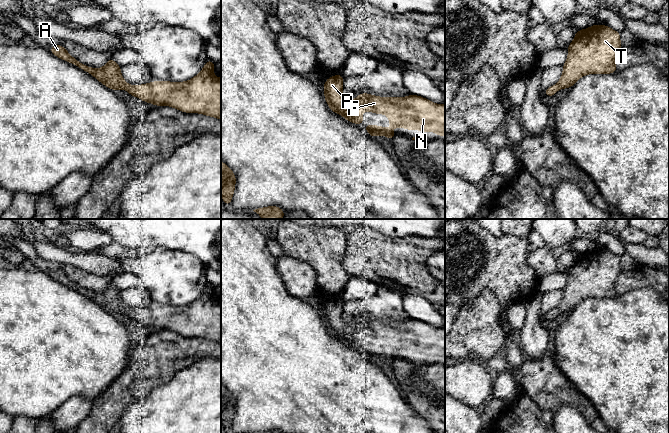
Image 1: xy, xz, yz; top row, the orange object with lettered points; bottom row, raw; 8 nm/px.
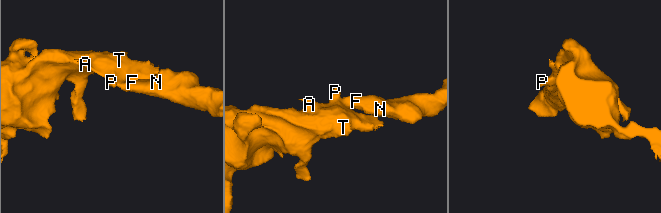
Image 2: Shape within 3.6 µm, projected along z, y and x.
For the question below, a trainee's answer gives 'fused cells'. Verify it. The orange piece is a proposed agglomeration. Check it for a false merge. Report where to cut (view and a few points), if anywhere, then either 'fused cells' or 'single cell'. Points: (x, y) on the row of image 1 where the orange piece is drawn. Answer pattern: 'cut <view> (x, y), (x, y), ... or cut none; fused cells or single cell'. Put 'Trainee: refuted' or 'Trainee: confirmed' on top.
Trainee: refuted
cut none; single cell

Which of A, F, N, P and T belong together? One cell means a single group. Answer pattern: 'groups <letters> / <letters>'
groups A F N P T

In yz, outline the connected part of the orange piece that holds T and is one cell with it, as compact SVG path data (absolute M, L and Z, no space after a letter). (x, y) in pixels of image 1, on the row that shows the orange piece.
M602 24L577 30L574 40L567 46L568 57L562 66L563 73L556 85L544 90L545 95L554 96L559 89L571 88L588 74L615 73L615 58L622 47L620 35Z

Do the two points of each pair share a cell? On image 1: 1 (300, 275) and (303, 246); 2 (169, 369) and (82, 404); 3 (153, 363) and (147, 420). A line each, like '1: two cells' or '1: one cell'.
1: two cells
2: two cells
3: two cells

